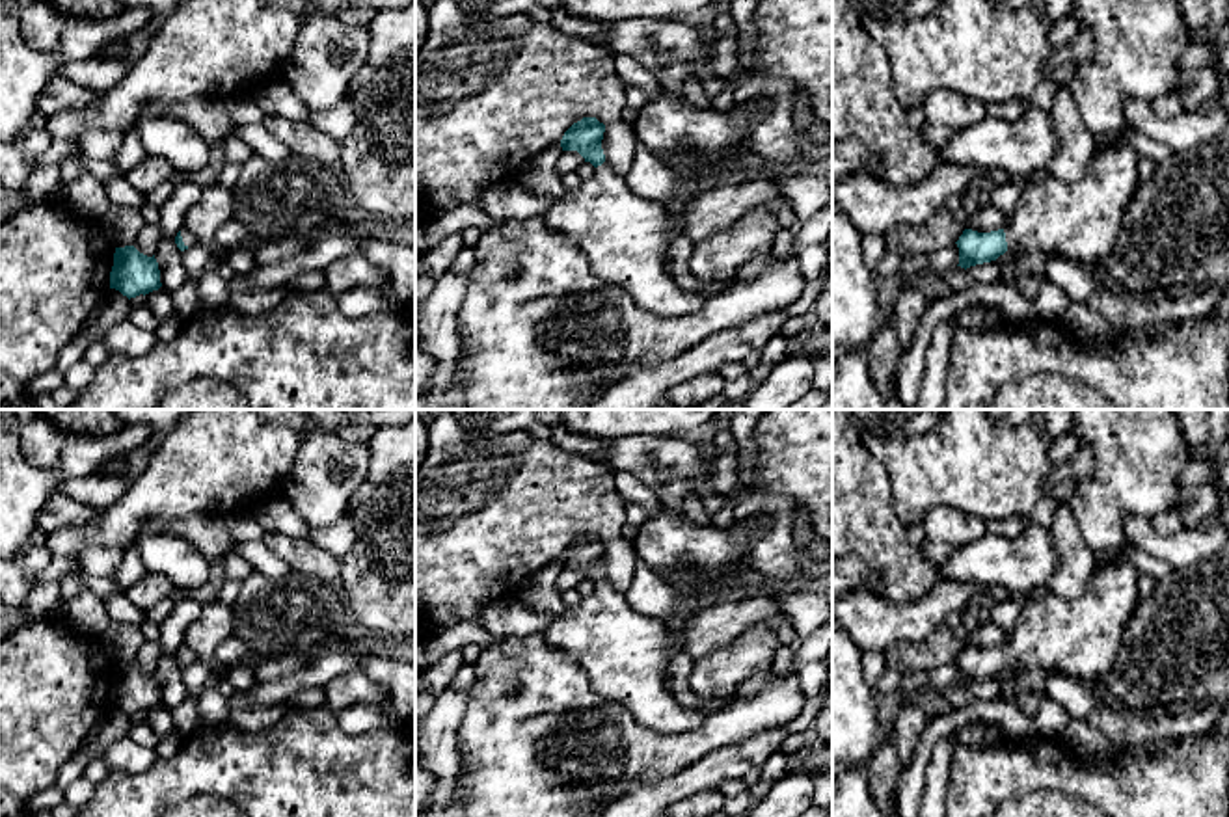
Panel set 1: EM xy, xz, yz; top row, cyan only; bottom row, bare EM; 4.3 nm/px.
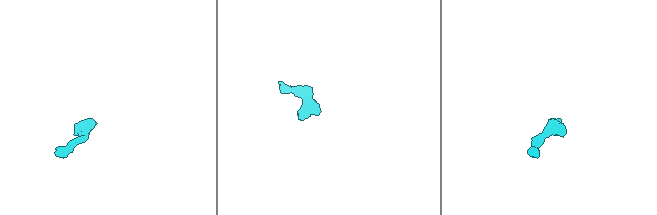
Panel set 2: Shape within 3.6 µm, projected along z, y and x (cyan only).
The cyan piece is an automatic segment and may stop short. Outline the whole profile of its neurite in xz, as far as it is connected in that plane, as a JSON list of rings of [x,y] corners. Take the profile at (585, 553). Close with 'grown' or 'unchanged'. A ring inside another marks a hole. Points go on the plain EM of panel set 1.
[[[583,534],[564,549],[562,568],[577,568],[596,588],[579,605],[553,616],[544,638],[570,653],[588,674],[592,689],[626,707],[641,726],[663,735],[700,728],[709,713],[682,705],[667,687],[672,629],[633,610],[609,584],[603,549],[605,542],[596,534]]]; grown

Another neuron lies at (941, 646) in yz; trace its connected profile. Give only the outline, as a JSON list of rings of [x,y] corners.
[[[942,625],[927,638],[916,644],[892,644],[885,651],[888,668],[898,668],[901,674],[911,670],[931,672],[946,663],[952,663],[963,651],[961,640],[955,636],[953,627]]]

